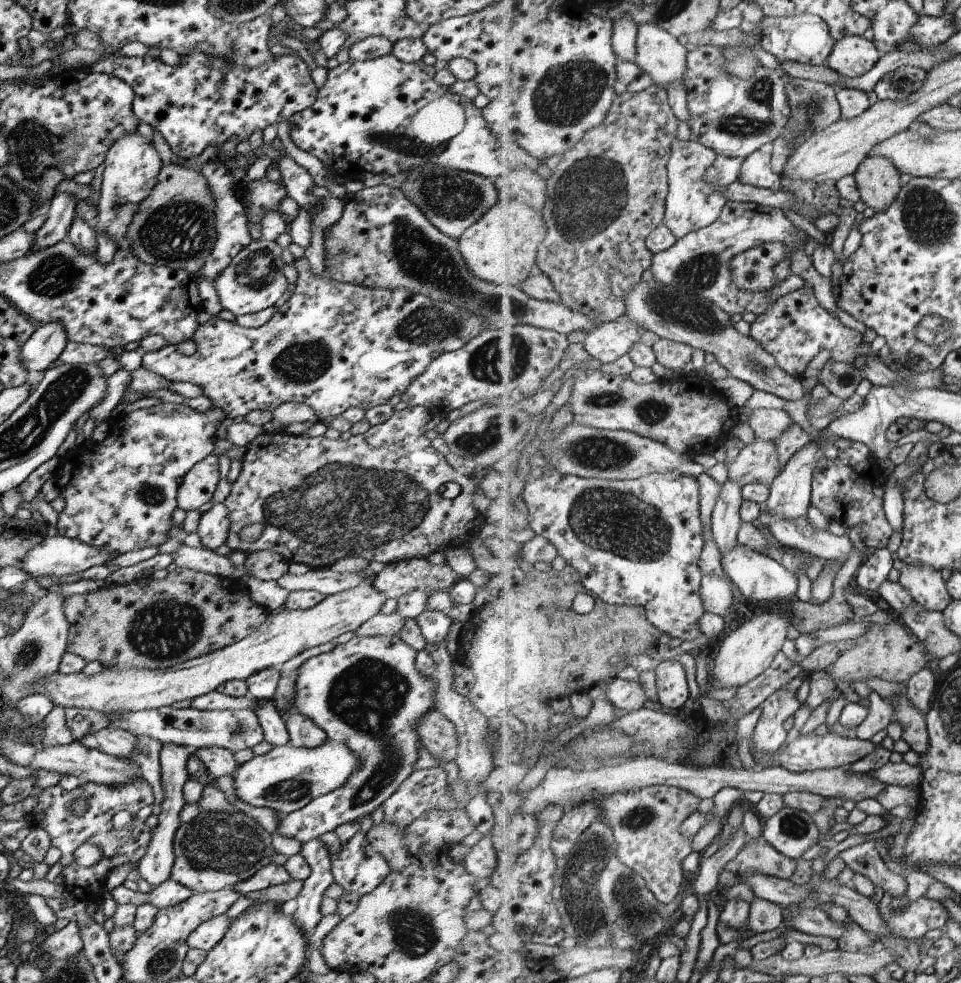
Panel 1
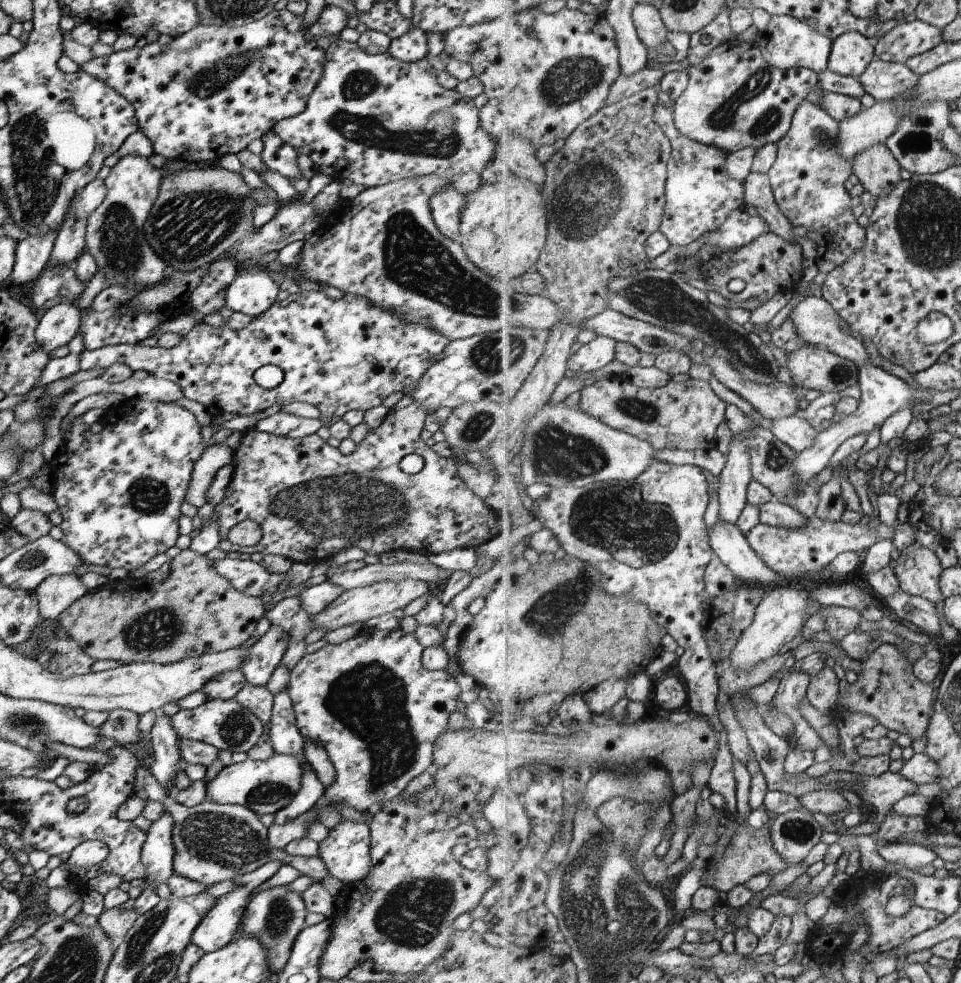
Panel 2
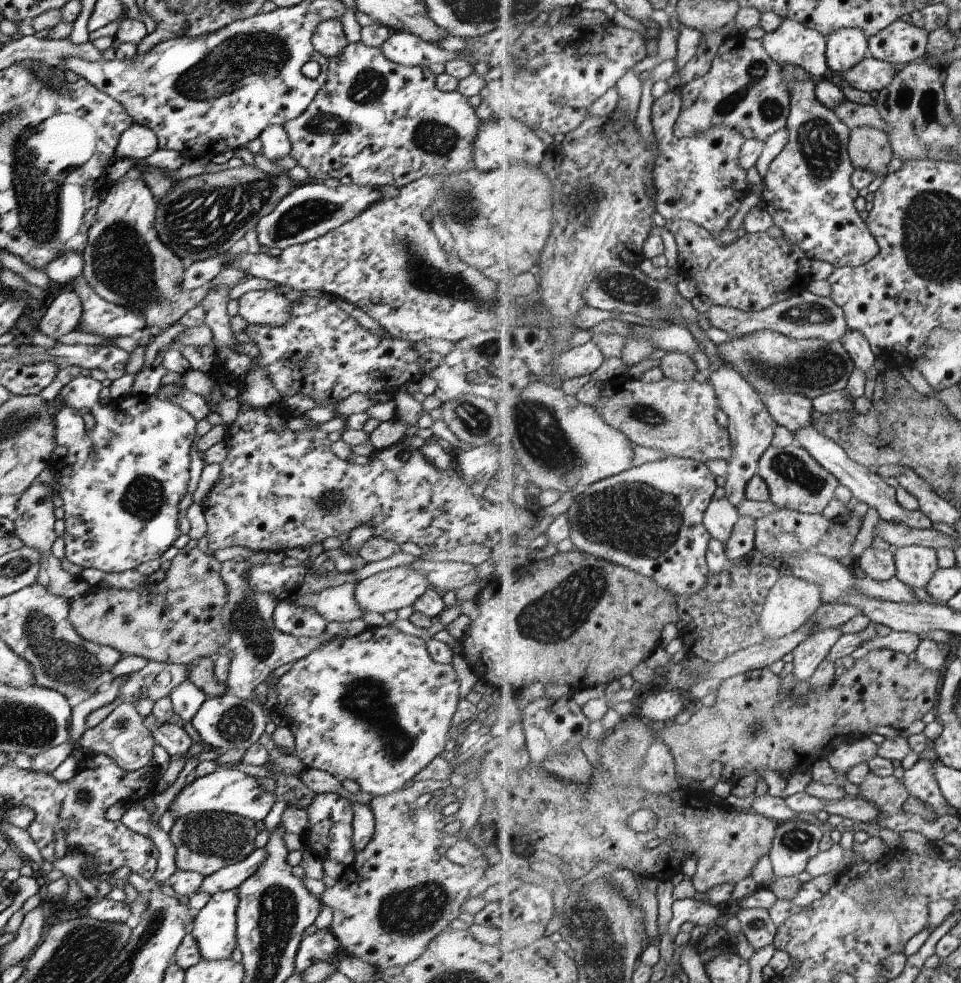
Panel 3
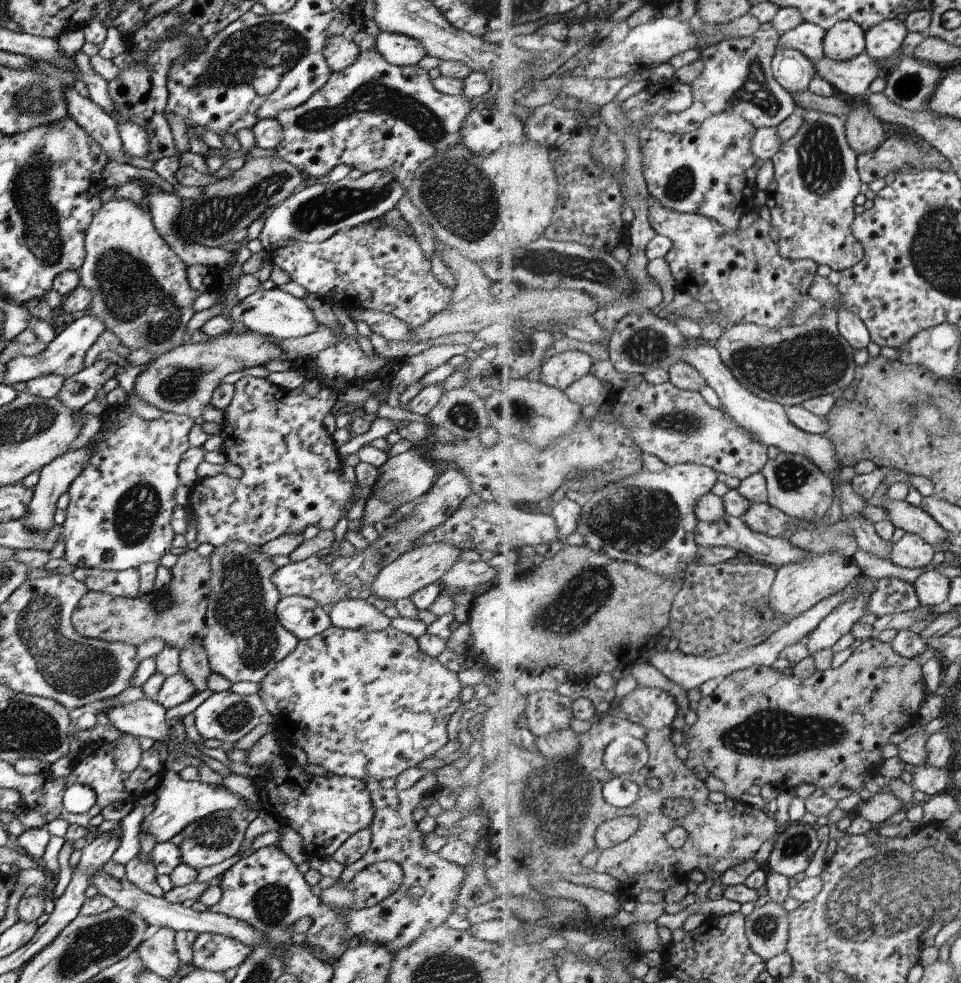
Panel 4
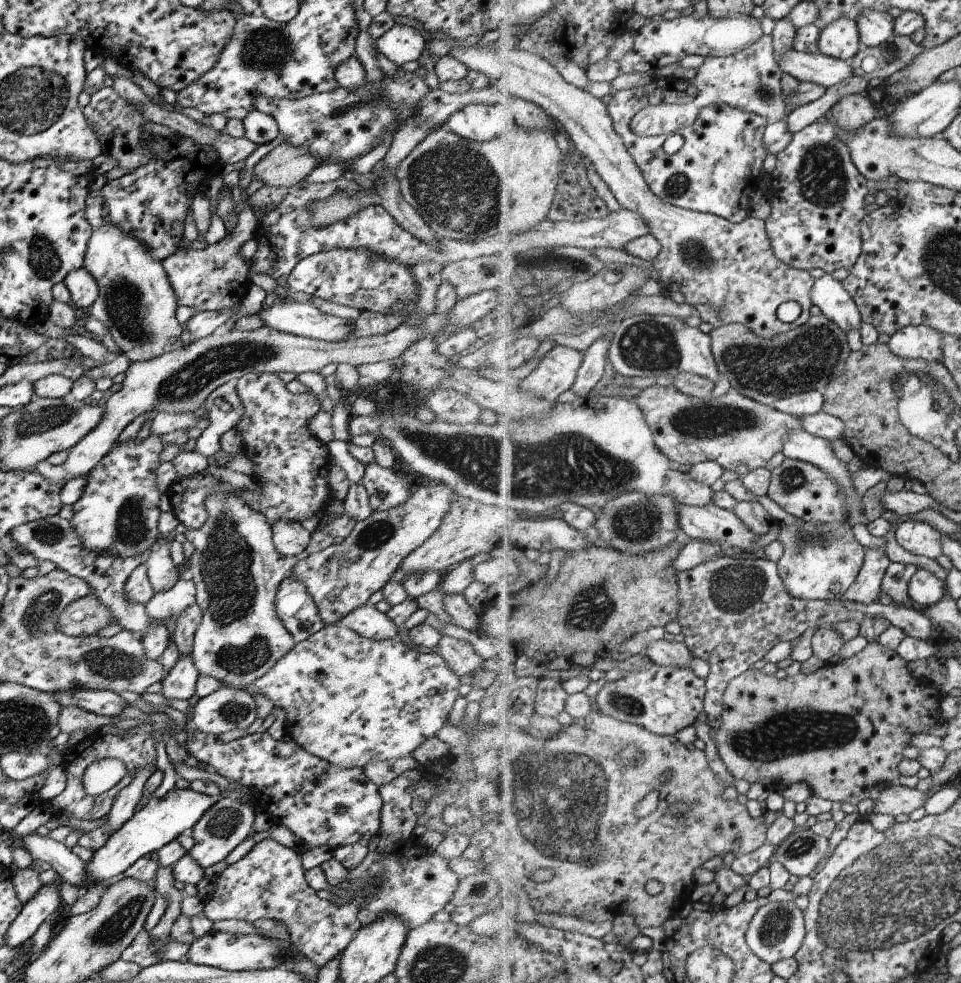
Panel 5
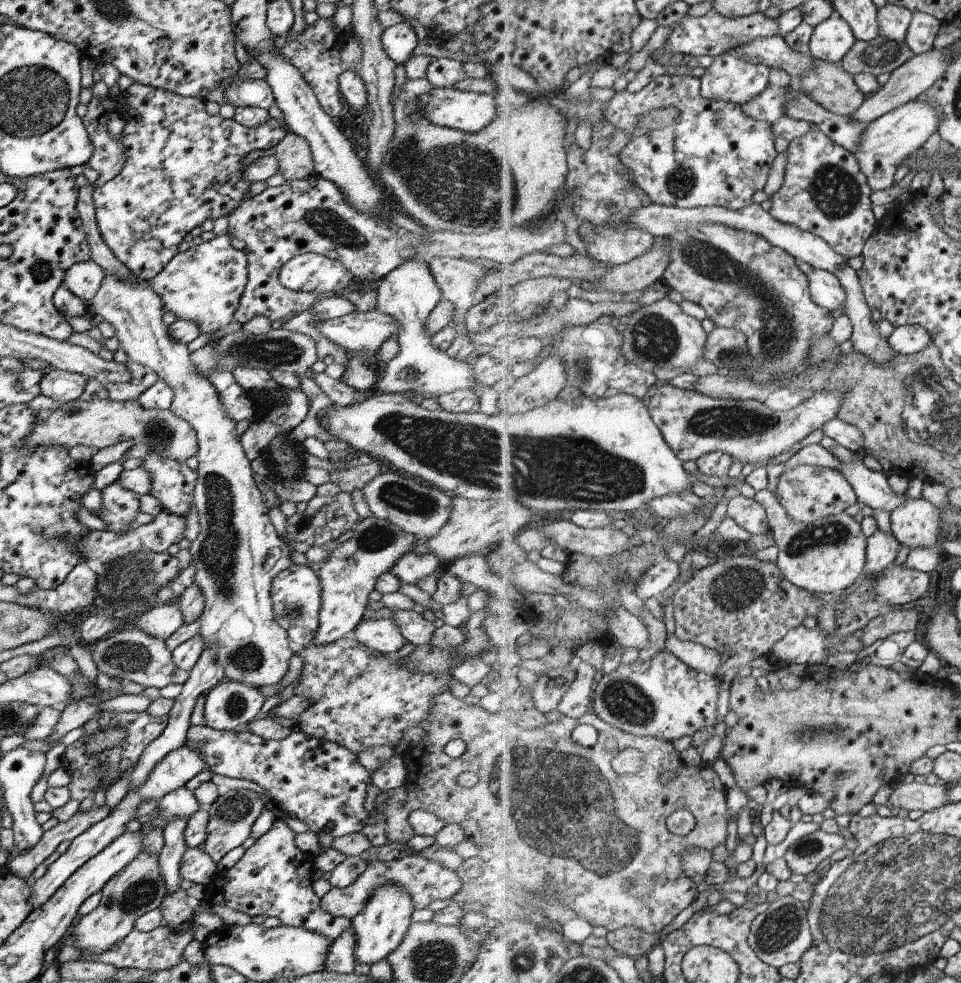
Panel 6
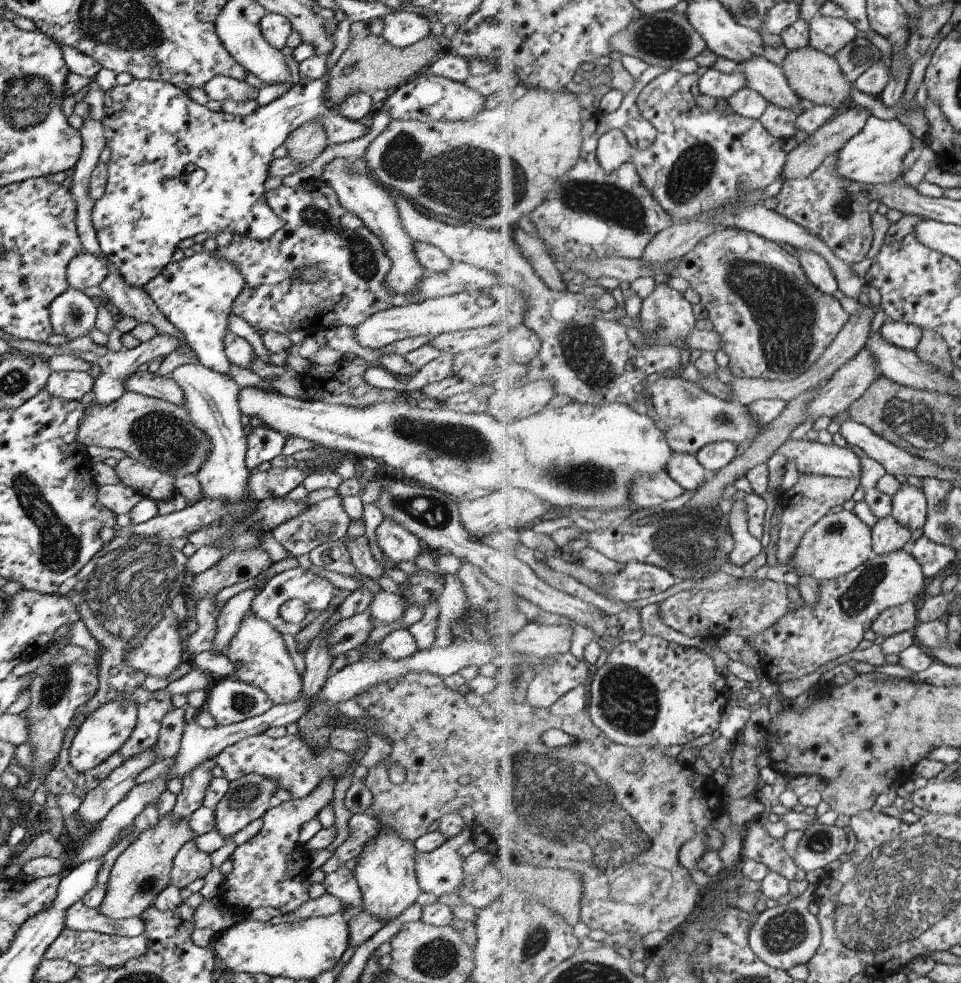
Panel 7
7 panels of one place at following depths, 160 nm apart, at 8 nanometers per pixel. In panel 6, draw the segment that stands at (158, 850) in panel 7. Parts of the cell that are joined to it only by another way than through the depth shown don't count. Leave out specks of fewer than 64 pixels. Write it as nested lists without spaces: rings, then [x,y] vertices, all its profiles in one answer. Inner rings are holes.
[[[141,848],[129,864],[102,885],[99,904],[91,912],[75,919],[69,935],[74,947],[80,950],[79,959],[90,960],[119,942],[132,929],[132,923],[138,916],[158,908],[165,894],[166,888],[158,871],[158,854]]]

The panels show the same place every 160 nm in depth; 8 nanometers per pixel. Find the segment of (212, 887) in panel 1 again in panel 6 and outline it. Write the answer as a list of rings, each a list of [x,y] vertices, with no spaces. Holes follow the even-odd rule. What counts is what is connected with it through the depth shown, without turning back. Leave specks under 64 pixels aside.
[[[250,789],[228,790],[219,796],[207,806],[209,818],[206,824],[206,833],[202,850],[205,851],[215,864],[218,860],[232,848],[241,845],[245,838],[249,837],[252,824],[255,822],[260,812],[264,810],[263,802],[259,793]]]

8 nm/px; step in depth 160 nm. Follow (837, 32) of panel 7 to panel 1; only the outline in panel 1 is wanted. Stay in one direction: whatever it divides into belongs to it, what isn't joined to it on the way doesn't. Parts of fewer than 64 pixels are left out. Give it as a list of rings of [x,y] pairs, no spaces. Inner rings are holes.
[[[862,35],[845,36],[836,41],[827,64],[843,77],[854,79],[867,74],[881,57],[881,50],[873,40],[869,41]]]

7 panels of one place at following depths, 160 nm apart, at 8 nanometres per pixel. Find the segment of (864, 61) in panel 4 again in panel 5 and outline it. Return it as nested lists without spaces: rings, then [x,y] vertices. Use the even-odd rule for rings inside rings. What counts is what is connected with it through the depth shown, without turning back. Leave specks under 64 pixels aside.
[[[791,49],[786,55],[783,55],[778,63],[785,73],[798,78],[800,82],[812,82],[817,83],[826,87],[832,87],[833,85],[839,84],[846,78],[849,78],[854,74],[854,70],[851,64],[851,60],[838,59],[832,56],[827,56],[821,52],[819,53],[808,53],[801,52],[797,49]]]

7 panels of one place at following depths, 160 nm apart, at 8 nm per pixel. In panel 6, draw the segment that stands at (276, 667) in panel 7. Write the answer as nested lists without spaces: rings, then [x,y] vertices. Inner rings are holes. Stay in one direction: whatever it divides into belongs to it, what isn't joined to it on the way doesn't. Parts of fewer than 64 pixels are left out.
[[[104,276],[97,292],[88,302],[88,308],[113,326],[118,346],[124,350],[128,361],[141,364],[147,372],[155,372],[167,384],[173,392],[169,409],[195,431],[198,444],[195,456],[197,468],[194,470],[196,479],[191,498],[198,516],[199,532],[190,542],[188,552],[194,566],[193,582],[204,596],[197,635],[202,638],[204,648],[209,645],[218,648],[216,657],[221,668],[224,668],[225,678],[256,688],[277,684],[287,672],[287,661],[294,648],[288,640],[287,632],[275,622],[269,594],[270,582],[276,574],[292,564],[289,555],[293,550],[277,536],[269,520],[268,509],[253,481],[250,460],[247,460],[235,433],[236,422],[229,418],[213,385],[191,364],[187,345],[168,337],[166,326],[161,322],[164,313],[161,299],[151,290],[148,281],[133,276],[131,279]]]

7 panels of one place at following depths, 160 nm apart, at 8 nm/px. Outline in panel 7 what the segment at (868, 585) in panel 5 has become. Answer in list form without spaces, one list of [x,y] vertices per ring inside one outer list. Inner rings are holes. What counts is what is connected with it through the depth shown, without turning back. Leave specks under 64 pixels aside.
[[[893,514],[879,519],[874,526],[873,540],[875,554],[882,555],[898,551],[911,540],[913,530],[904,527]]]

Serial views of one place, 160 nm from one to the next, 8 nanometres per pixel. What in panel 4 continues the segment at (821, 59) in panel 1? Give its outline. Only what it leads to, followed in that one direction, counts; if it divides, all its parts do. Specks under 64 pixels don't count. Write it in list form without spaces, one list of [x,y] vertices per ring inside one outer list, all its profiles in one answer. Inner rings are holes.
[[[805,21],[800,27],[786,32],[780,38],[779,47],[799,49],[811,61],[819,60],[824,54],[826,30],[819,24]]]

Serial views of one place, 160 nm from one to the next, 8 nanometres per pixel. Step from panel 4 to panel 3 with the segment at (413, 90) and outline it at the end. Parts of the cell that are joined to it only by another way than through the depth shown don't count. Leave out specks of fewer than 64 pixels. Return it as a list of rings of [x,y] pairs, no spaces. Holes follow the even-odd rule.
[[[360,40],[354,43],[348,42],[339,56],[328,60],[325,82],[321,85],[321,88],[318,88],[317,94],[309,102],[307,108],[297,118],[292,118],[282,124],[290,142],[288,155],[295,160],[297,165],[305,168],[308,174],[307,180],[313,183],[322,183],[326,178],[337,178],[339,180],[343,176],[349,176],[351,182],[355,183],[356,186],[389,184],[389,186],[395,186],[398,190],[421,177],[437,175],[447,172],[447,170],[457,172],[467,167],[473,167],[472,140],[480,123],[474,111],[474,101],[465,98],[456,90],[451,92],[439,90],[434,85],[434,77],[428,67],[404,67],[387,60],[380,47],[365,46]]]

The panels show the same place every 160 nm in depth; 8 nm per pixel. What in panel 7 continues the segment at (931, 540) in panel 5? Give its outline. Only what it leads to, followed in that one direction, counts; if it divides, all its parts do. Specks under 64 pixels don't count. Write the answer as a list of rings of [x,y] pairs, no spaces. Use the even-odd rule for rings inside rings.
[[[907,482],[902,484],[901,490],[894,496],[892,514],[904,527],[917,530],[923,526],[925,529],[929,514],[926,494],[920,488],[913,487]]]

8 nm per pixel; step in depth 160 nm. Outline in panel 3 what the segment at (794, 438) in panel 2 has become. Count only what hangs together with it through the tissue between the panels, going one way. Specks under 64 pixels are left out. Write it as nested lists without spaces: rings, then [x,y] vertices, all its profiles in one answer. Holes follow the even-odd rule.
[[[814,426],[799,429],[794,435],[794,443],[805,447],[817,462],[839,479],[841,485],[847,485],[851,489],[856,501],[865,502],[870,508],[874,508],[881,519],[901,523],[914,529],[928,529],[931,526],[932,520],[920,508],[917,510],[905,508],[901,502],[898,502],[896,488],[889,486],[877,473],[869,472],[866,464],[855,462],[841,445],[822,435]]]

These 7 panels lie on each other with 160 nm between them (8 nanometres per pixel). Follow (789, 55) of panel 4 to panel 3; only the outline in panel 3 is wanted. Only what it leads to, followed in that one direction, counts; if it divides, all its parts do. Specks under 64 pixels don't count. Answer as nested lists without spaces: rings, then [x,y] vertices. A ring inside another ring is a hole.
[[[785,65],[782,74],[793,81],[791,112],[788,118],[789,144],[771,164],[763,190],[762,207],[768,211],[774,224],[782,231],[784,239],[791,246],[799,247],[810,259],[829,262],[834,269],[839,267],[862,267],[880,253],[880,246],[869,230],[866,220],[855,210],[858,188],[852,183],[856,166],[848,151],[850,126],[828,106],[825,106],[816,93],[817,79],[809,71],[795,65]]]

